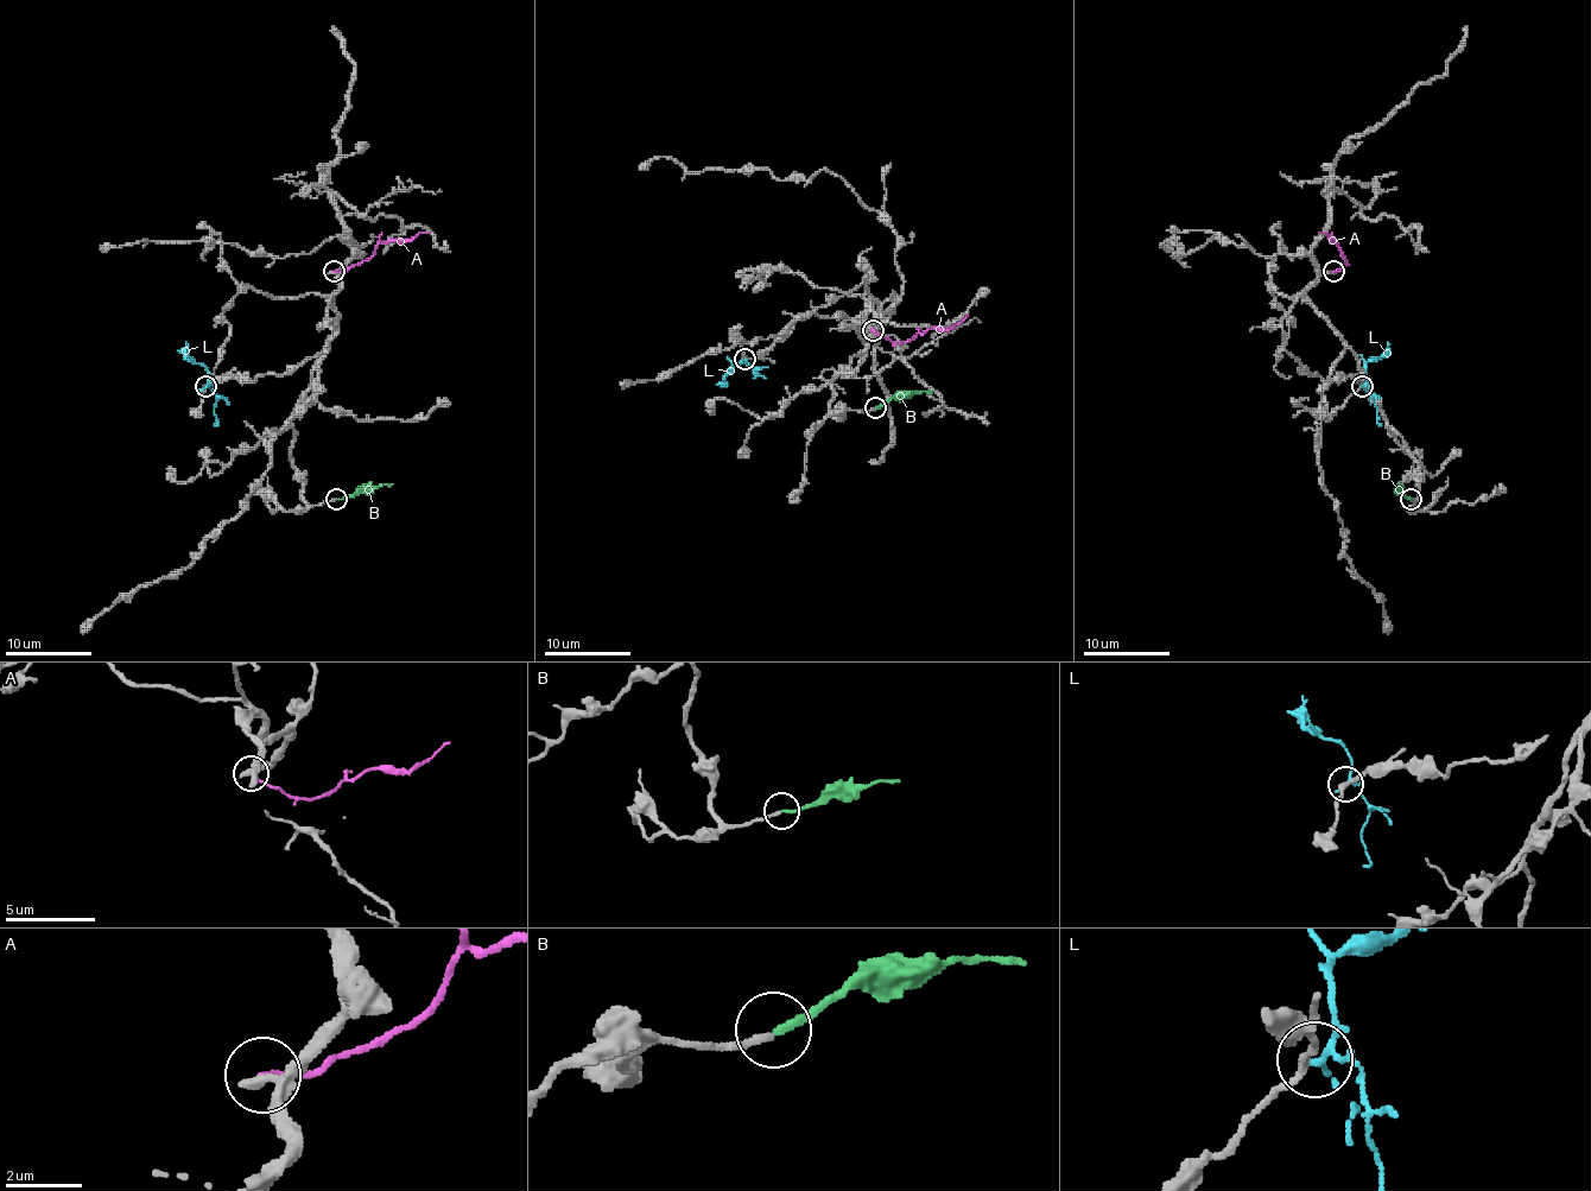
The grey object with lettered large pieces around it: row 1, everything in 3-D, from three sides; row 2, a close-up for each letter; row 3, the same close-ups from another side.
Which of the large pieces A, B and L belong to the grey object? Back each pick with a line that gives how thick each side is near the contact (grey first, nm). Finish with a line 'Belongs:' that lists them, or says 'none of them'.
B: 190/190 nm
Belongs: B

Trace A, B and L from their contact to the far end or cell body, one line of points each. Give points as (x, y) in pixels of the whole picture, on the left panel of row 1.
A: (334, 271), (371, 257), (379, 244), (413, 239), (420, 233), (429, 233)
B: (336, 499), (392, 483)
L: (205, 385), (209, 372), (187, 355), (187, 342)

